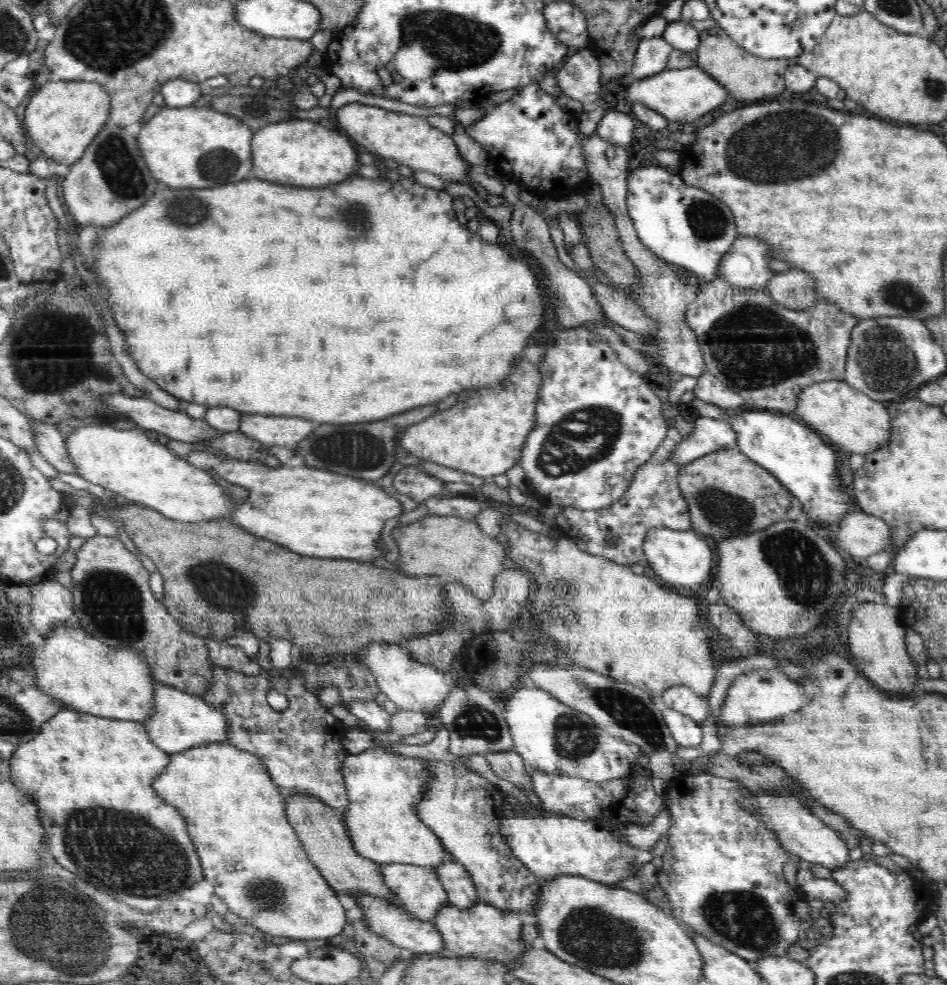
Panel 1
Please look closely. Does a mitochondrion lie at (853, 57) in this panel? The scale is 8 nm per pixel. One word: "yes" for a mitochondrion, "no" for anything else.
no

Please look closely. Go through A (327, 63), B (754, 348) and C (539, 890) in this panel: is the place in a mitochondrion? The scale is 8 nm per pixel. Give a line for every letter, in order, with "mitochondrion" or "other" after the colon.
A: other
B: mitochondrion
C: other

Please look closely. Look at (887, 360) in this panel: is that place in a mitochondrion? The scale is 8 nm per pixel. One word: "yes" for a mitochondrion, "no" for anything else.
yes

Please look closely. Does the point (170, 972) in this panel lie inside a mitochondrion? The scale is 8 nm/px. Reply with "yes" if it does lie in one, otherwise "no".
yes

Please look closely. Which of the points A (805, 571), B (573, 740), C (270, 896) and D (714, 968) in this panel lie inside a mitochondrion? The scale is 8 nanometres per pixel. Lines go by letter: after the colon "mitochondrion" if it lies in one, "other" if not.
A: mitochondrion
B: mitochondrion
C: mitochondrion
D: other

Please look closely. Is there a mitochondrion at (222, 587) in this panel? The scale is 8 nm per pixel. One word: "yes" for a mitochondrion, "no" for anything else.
yes

